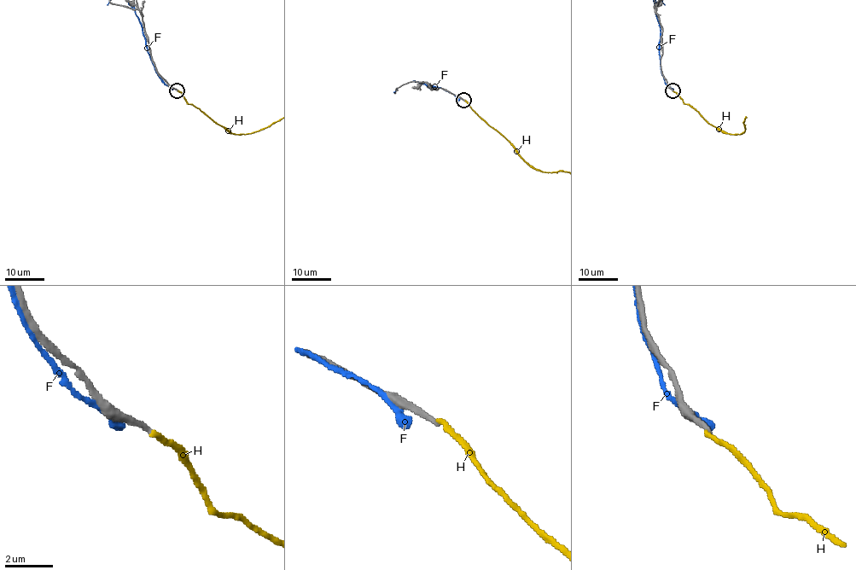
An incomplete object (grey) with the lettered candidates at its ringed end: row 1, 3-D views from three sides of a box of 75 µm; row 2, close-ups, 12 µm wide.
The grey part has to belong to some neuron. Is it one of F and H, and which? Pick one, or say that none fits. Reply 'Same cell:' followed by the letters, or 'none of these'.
Same cell: none of these

